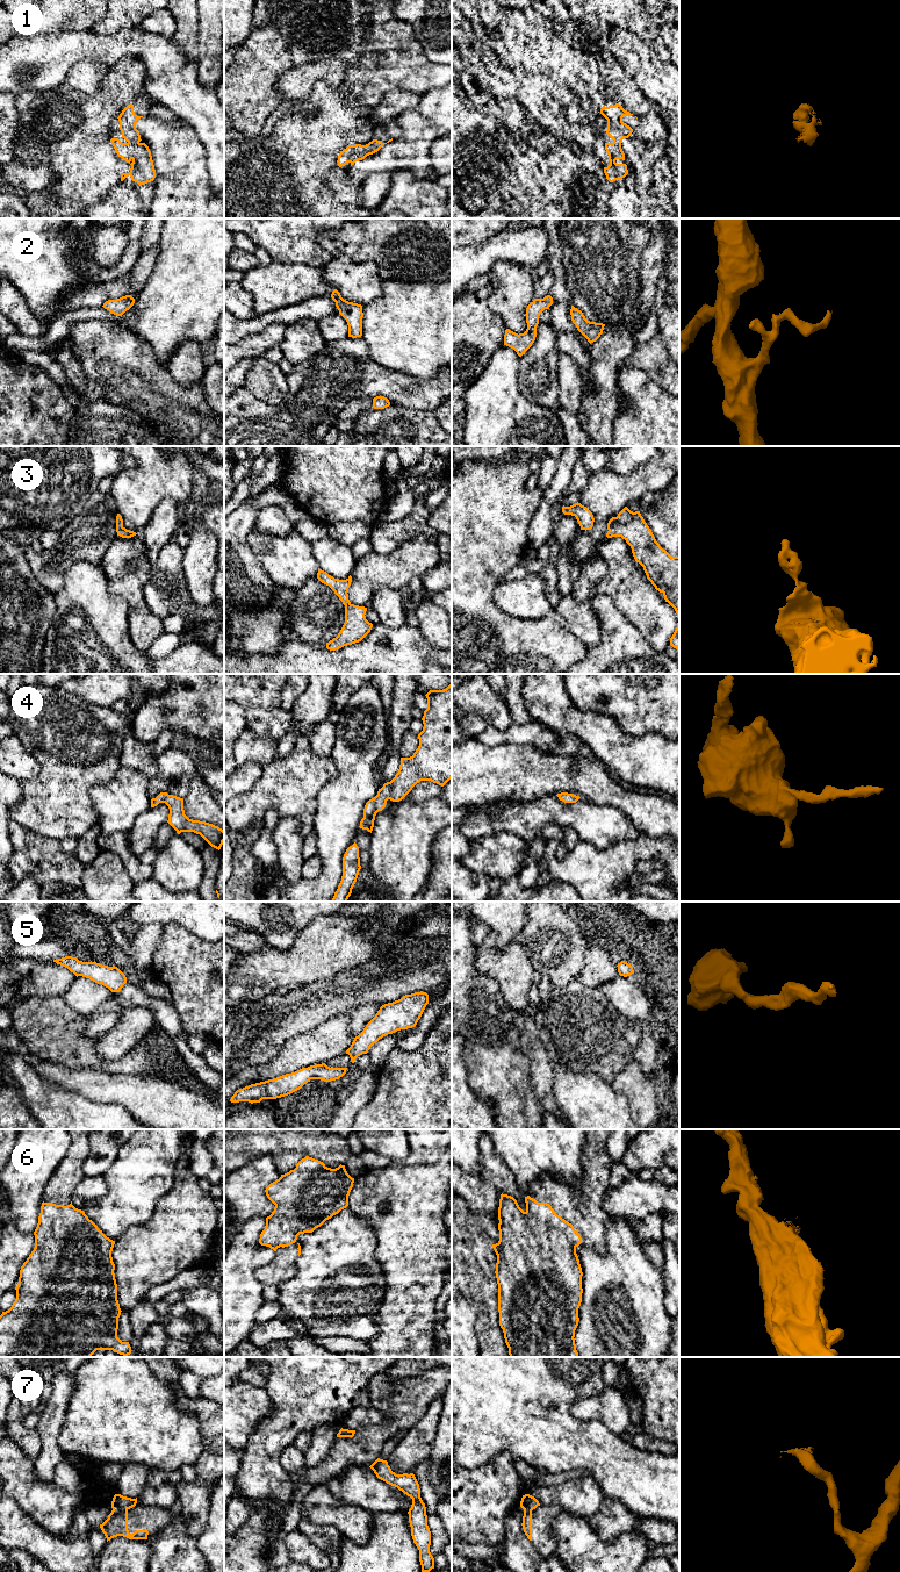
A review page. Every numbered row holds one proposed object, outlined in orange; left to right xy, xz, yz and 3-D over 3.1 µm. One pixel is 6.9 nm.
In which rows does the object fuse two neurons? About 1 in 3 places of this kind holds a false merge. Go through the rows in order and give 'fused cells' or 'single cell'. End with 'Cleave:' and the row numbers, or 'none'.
1: single cell
2: single cell
3: single cell
4: single cell
5: single cell
6: single cell
7: fused cells
Cleave: 7

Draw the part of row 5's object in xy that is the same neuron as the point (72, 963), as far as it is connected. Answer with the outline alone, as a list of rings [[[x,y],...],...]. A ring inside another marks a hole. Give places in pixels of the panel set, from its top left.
[[[72,956],[53,960],[53,962],[67,968],[77,977],[82,976],[98,984],[105,985],[111,992],[120,992],[127,983],[125,975],[115,966],[108,967],[92,961],[82,962]]]

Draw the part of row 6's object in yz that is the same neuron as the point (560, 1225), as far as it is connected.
[[[501,1194],[498,1207],[499,1241],[492,1244],[497,1255],[496,1278],[498,1284],[499,1326],[503,1329],[510,1357],[578,1357],[575,1330],[578,1326],[578,1308],[582,1302],[582,1268],[576,1248],[583,1242],[574,1226],[557,1215],[547,1203],[525,1197],[524,1212],[517,1200]]]

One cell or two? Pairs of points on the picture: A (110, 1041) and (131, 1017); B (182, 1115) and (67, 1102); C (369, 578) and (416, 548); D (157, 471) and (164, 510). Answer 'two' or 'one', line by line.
A: one
B: two
C: one
D: two

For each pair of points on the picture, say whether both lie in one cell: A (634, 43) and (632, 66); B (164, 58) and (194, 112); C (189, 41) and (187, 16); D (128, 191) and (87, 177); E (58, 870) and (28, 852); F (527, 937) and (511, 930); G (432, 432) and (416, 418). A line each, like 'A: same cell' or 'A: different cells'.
A: same cell
B: same cell
C: same cell
D: different cells
E: same cell
F: different cells
G: same cell

